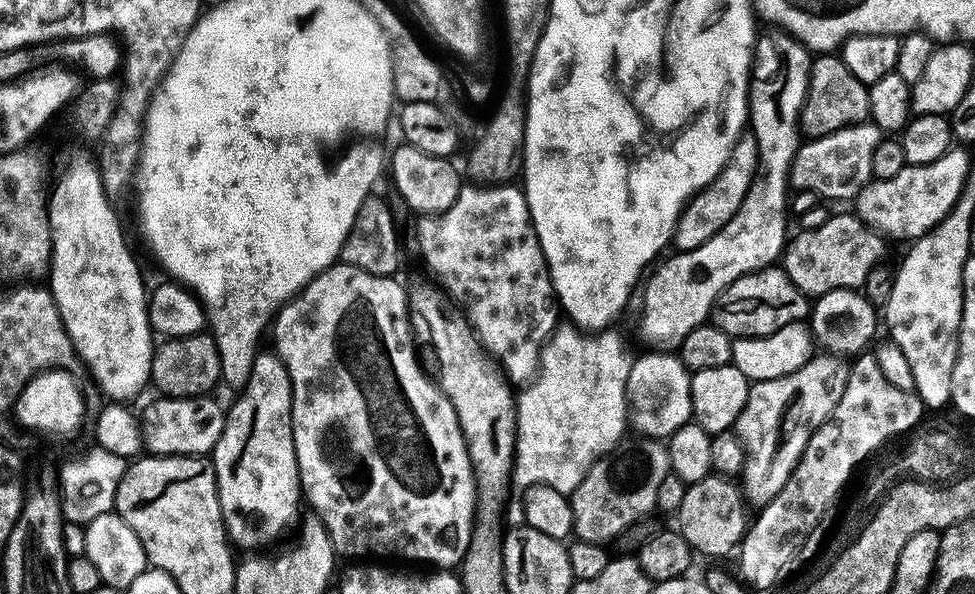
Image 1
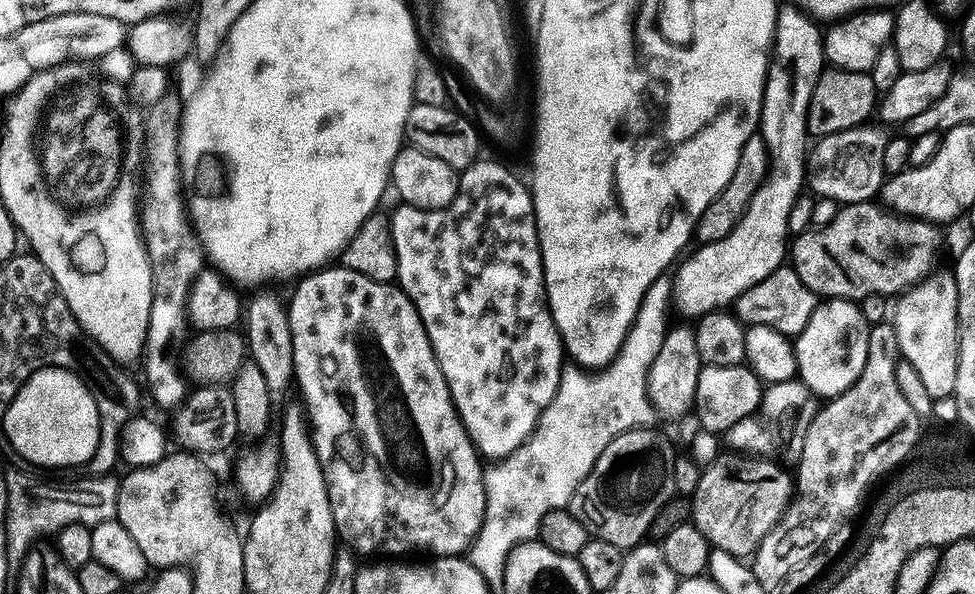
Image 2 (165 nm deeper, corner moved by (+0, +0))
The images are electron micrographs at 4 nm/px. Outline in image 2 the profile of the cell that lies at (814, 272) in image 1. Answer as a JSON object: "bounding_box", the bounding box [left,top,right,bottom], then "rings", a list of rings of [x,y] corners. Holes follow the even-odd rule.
{"bounding_box":[790,202,940,302],"rings":[[[876,202],[846,204],[829,224],[801,232],[791,241],[790,267],[820,298],[855,302],[868,296],[892,298],[933,275],[940,232],[930,220],[903,216]]]}

